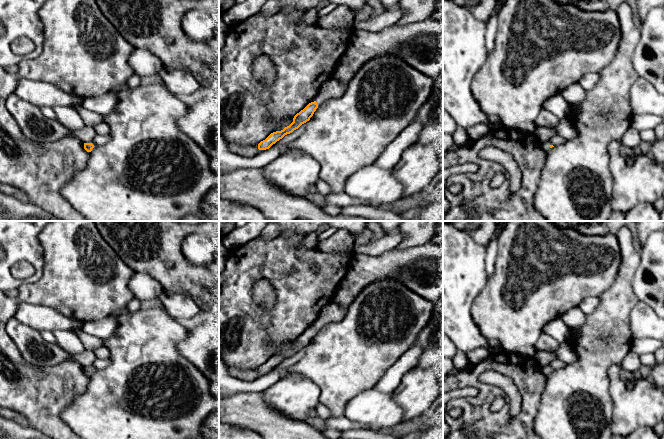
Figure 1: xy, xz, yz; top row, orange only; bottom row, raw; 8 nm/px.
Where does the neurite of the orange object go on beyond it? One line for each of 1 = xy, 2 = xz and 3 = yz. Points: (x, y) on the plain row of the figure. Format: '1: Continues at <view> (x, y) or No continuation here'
1: No continuation here
2: Continues at xz (420, 268)
3: Continues at yz (542, 368)

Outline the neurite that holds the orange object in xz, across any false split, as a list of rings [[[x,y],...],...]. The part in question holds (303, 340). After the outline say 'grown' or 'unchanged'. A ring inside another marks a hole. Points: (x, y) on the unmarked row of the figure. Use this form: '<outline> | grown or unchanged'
[[[428,242],[407,249],[396,248],[379,256],[356,250],[333,298],[321,309],[317,324],[297,337],[289,350],[271,357],[261,365],[258,373],[269,373],[285,359],[309,345],[319,329],[341,321],[361,290],[384,278],[396,279],[433,304],[439,302],[443,299],[443,248],[440,243]]] | grown

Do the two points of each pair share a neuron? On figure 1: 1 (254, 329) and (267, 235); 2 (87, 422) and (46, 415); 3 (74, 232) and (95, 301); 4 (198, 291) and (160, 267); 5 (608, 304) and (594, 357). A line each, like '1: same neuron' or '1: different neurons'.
1: different neurons
2: different neurons
3: same neuron
4: same neuron
5: same neuron

